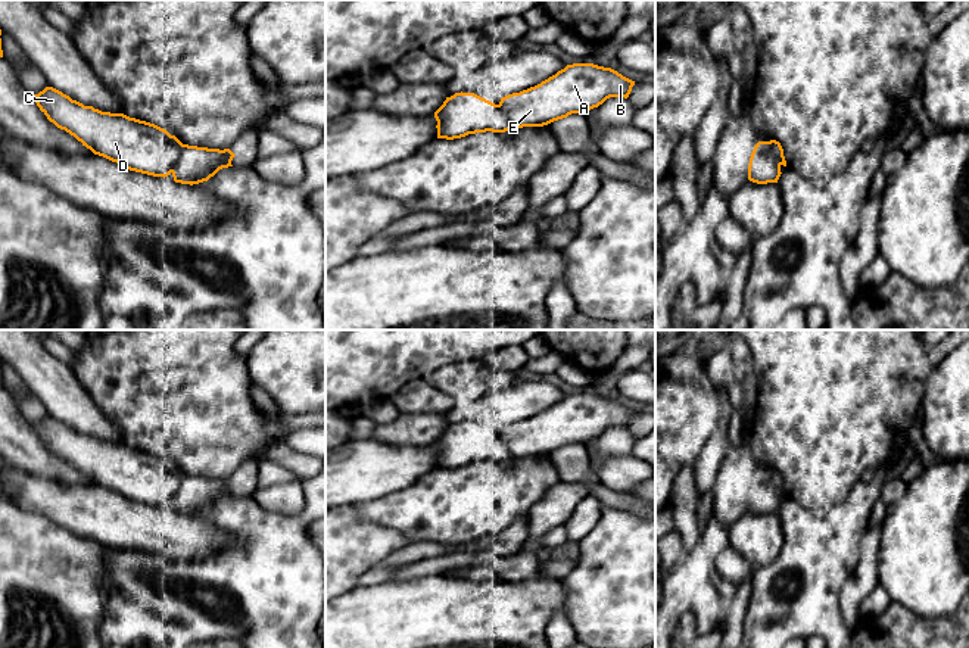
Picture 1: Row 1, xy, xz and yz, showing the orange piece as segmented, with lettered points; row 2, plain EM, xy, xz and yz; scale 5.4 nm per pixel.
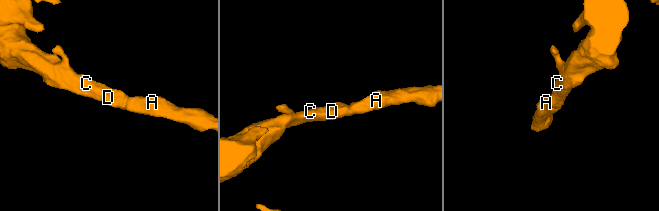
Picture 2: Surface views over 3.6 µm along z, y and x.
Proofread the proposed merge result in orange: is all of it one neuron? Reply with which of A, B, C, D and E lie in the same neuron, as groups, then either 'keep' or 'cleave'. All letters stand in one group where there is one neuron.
groups A B C D E; keep

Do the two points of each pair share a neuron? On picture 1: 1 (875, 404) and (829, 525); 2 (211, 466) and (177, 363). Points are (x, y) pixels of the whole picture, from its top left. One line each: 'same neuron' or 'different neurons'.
1: different neurons
2: same neuron

